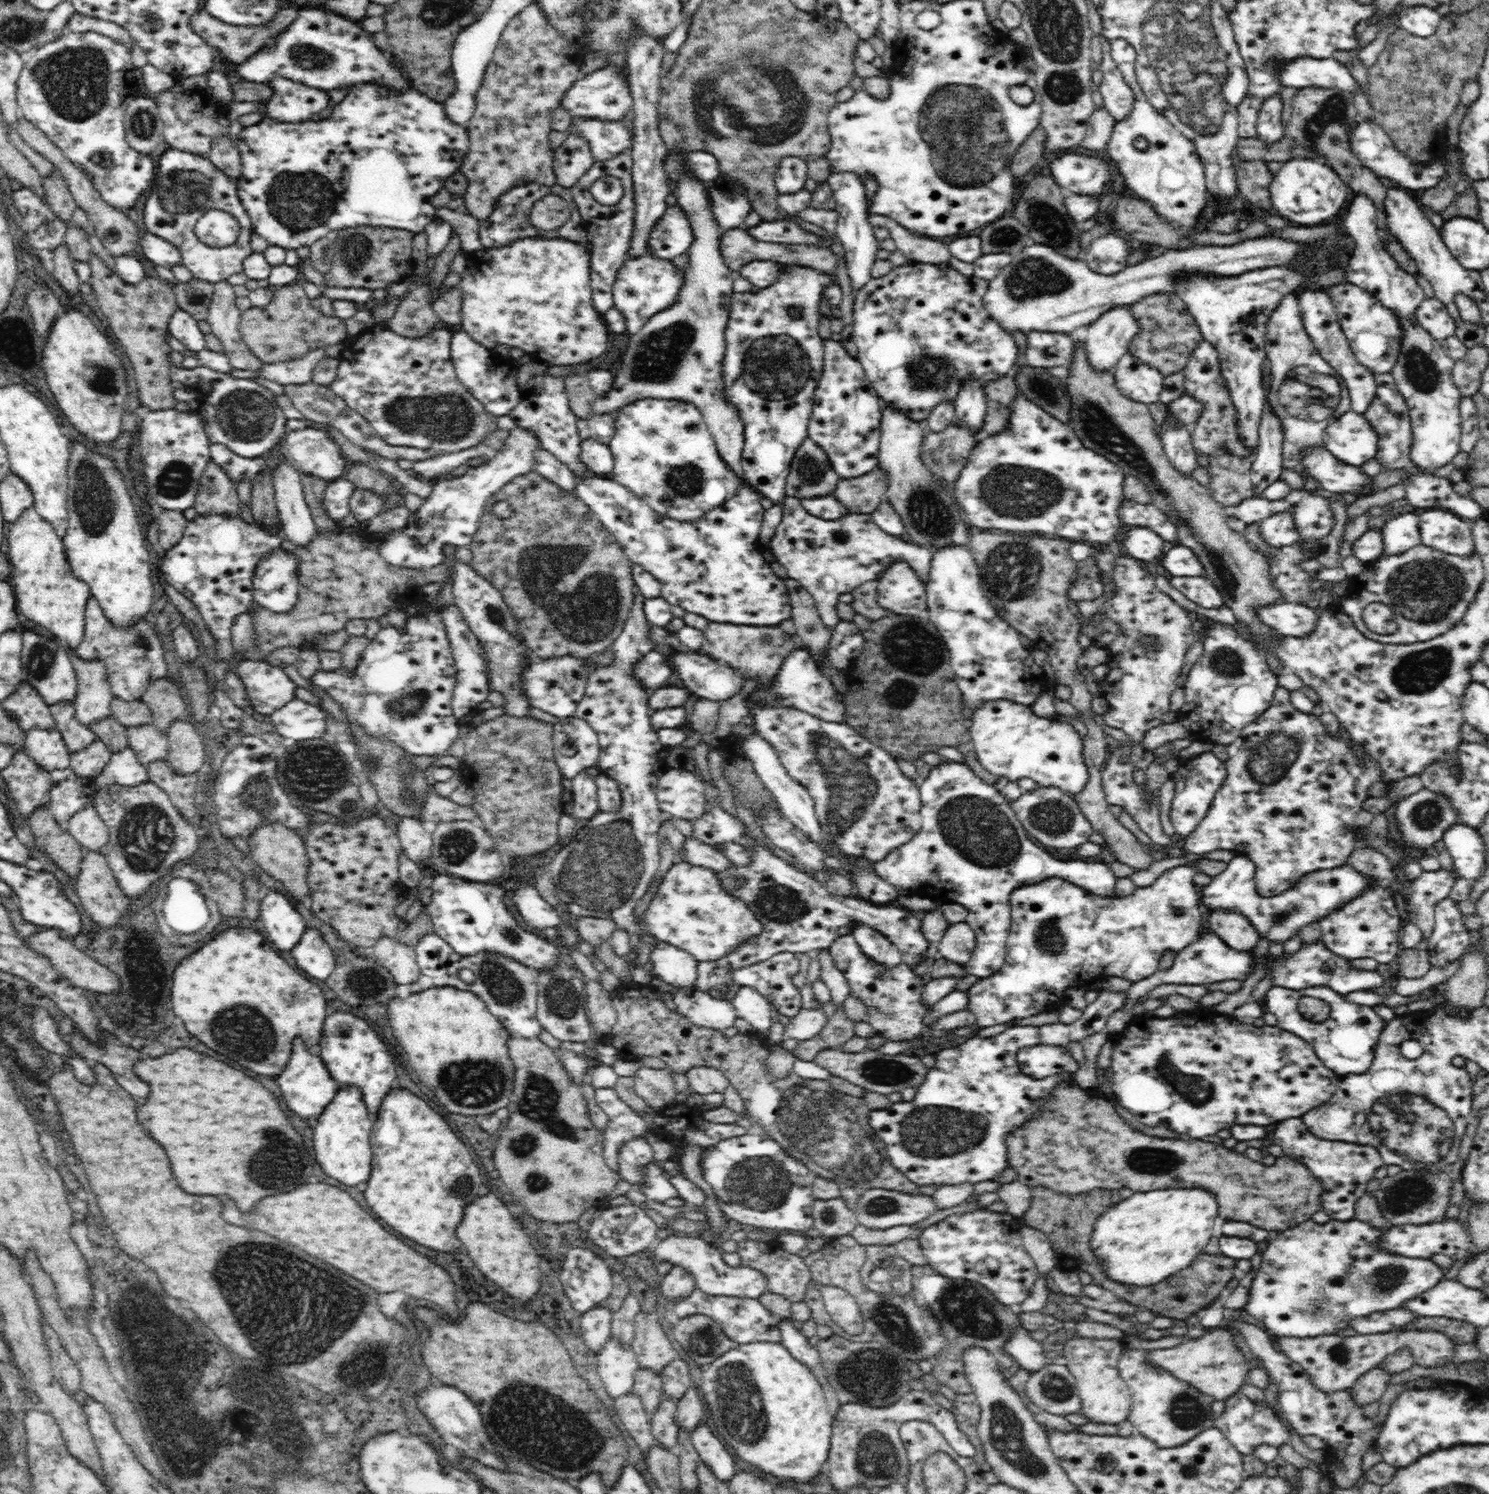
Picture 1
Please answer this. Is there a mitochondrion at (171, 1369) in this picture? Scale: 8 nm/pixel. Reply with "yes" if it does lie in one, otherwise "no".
yes

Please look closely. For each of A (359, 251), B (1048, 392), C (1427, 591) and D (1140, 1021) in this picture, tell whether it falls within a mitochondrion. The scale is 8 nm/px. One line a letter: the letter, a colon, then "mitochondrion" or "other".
A: mitochondrion
B: mitochondrion
C: mitochondrion
D: other

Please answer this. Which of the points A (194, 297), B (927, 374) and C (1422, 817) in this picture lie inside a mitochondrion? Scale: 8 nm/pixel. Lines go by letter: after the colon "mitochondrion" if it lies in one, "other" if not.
A: mitochondrion
B: mitochondrion
C: mitochondrion

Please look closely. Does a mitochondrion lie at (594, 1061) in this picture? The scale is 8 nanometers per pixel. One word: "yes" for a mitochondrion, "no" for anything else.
no

